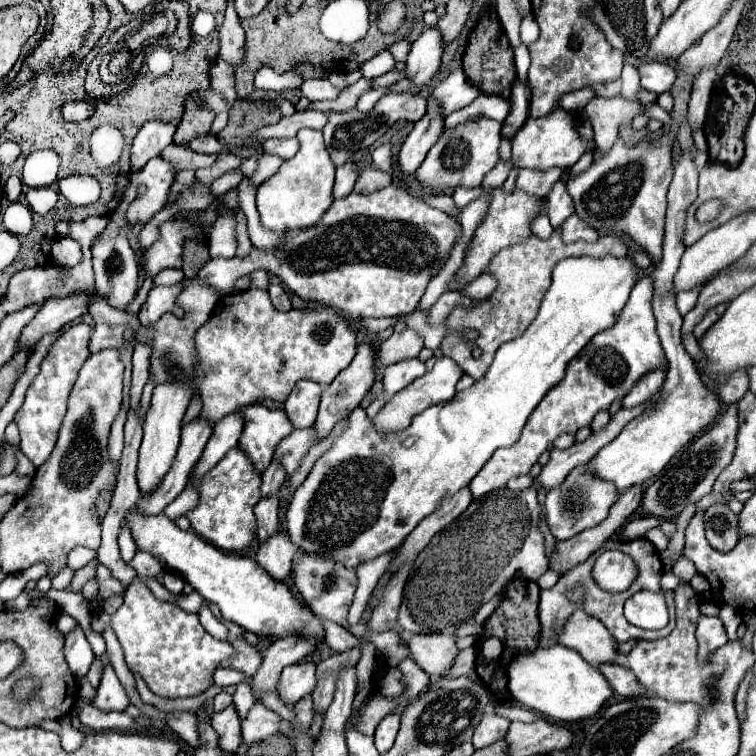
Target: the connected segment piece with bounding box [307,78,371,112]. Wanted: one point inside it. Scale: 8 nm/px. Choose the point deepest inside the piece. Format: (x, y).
(347, 99)

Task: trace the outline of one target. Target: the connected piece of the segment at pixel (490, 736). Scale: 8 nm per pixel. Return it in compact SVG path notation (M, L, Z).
M494 712L484 714L484 718L480 720L480 724L476 726L474 736L472 736L474 748L484 748L496 740L502 740L508 732L508 726L510 726L510 720L504 716L498 716Z

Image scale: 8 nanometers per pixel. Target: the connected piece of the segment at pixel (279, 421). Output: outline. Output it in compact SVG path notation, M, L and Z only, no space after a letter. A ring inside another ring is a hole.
M260 404L244 406L244 432L240 438L240 448L250 456L254 468L264 472L274 456L274 448L294 432L286 412L268 410Z

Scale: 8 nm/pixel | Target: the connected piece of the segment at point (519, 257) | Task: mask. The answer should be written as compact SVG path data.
M556 228L548 240L540 240L536 236L530 236L522 244L516 244L512 248L504 248L502 252L498 252L498 256L492 258L490 268L488 268L488 272L498 278L496 292L492 296L488 296L486 300L482 300L480 304L476 304L472 310L456 308L446 318L448 326L454 332L460 330L460 328L474 328L474 330L478 330L480 336L476 340L476 346L482 350L482 354L478 358L474 358L472 356L472 346L456 344L456 334L454 336L448 336L442 342L442 352L446 356L454 358L454 362L458 366L462 366L462 370L468 376L472 376L474 380L482 378L488 372L488 368L490 368L490 364L494 360L494 354L500 348L500 344L510 342L510 340L522 336L522 332L536 318L538 308L540 308L540 302L542 302L546 290L550 288L550 274L552 274L552 268L556 266L556 262L560 262L562 258L568 258L568 256L606 256L606 254L626 256L626 250L628 248L626 248L624 240L620 236L614 236L614 234L600 236L592 244L590 242L584 242L584 240L578 240L574 244L566 244L562 240L562 230L560 228Z

